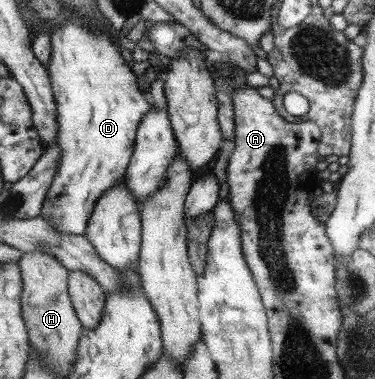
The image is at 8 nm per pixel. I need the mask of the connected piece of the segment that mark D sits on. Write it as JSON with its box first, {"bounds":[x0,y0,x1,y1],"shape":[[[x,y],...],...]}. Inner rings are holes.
{"bounds":[40,18,151,236],"shape":[[[69,18],[61,23],[59,29],[51,33],[50,45],[50,61],[46,71],[56,102],[56,138],[61,151],[52,181],[46,188],[40,217],[59,233],[85,236],[97,199],[124,180],[137,127],[150,109],[151,101],[135,83],[135,75],[123,63],[114,42],[106,34],[86,28],[80,18]]]}

